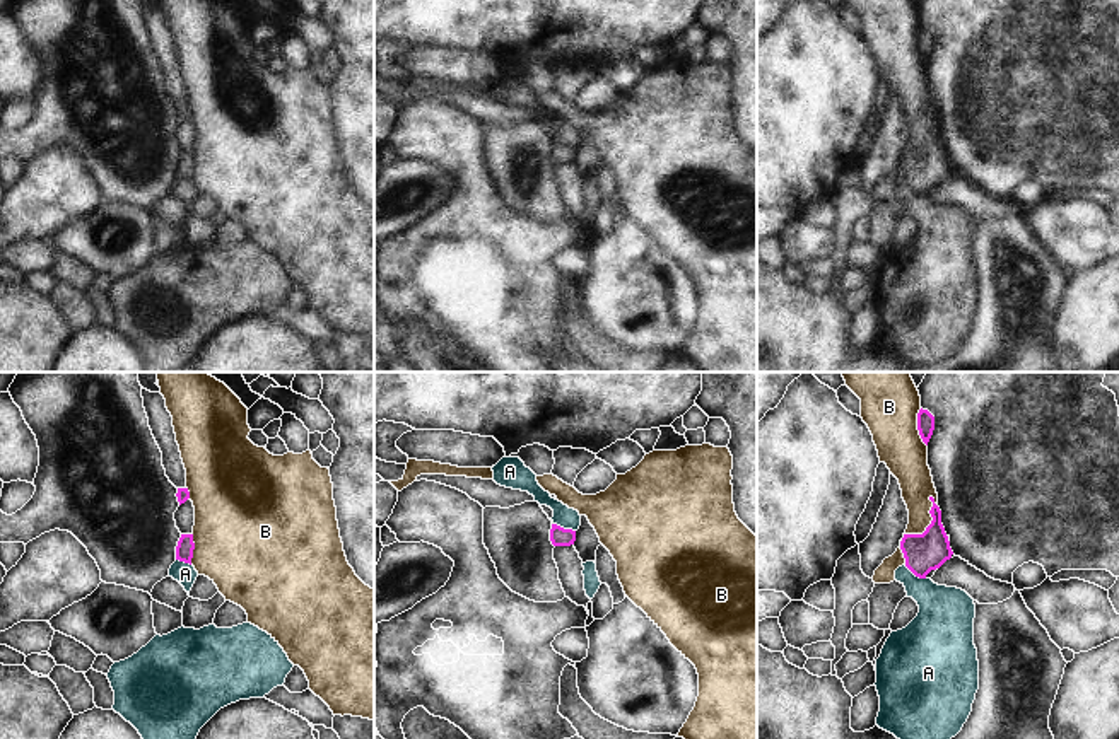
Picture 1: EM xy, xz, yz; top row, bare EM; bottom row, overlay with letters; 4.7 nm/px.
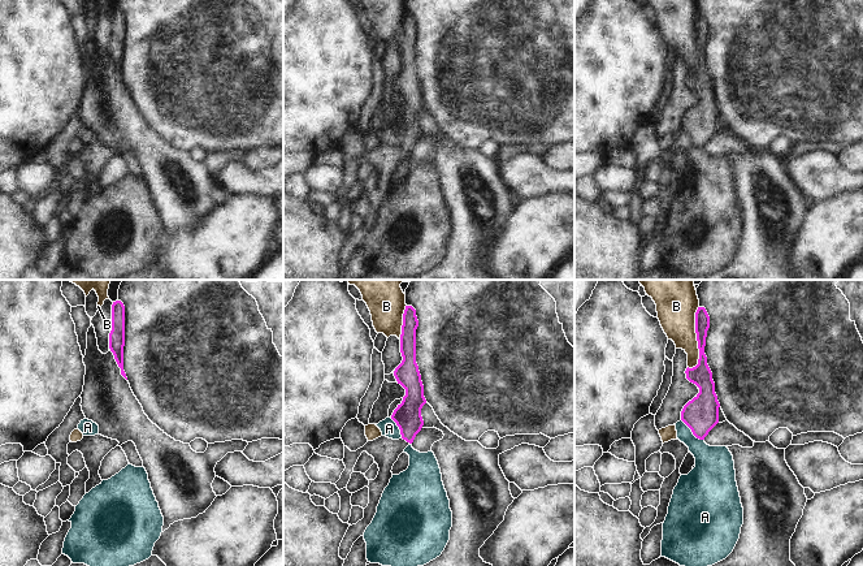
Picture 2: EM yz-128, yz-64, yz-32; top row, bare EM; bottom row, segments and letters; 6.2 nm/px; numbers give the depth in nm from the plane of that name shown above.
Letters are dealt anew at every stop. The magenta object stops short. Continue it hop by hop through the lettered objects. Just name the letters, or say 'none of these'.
none of these.

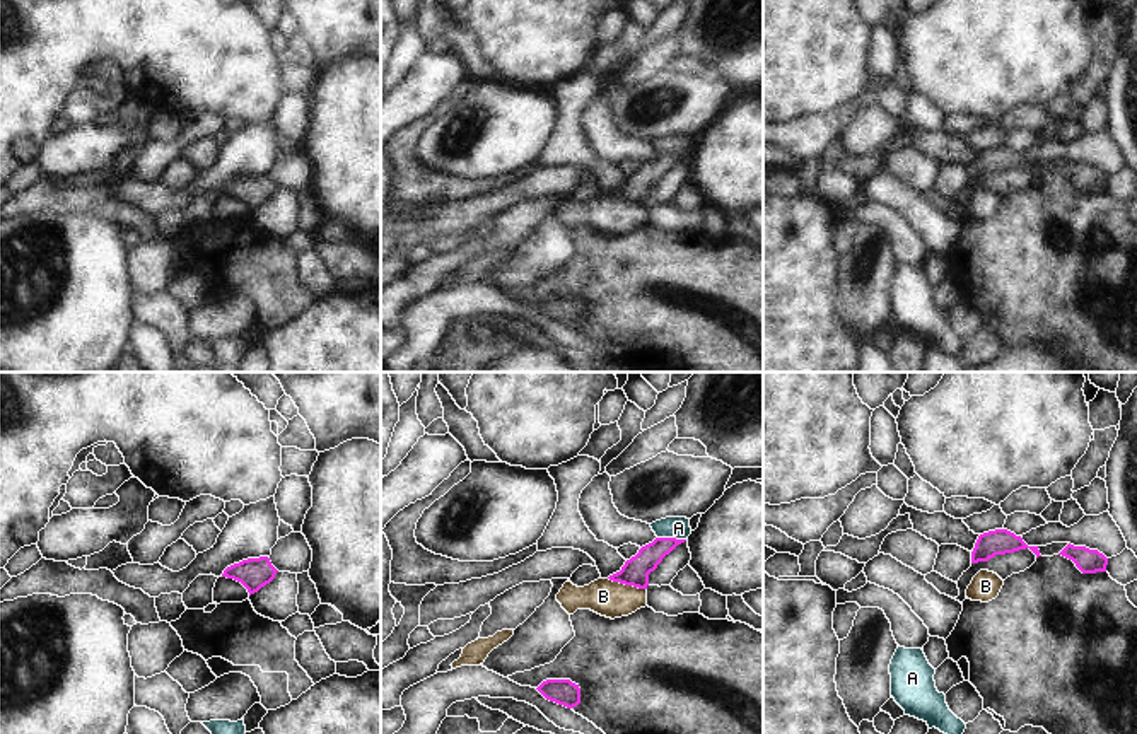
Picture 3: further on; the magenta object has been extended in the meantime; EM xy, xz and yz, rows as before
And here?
B.

